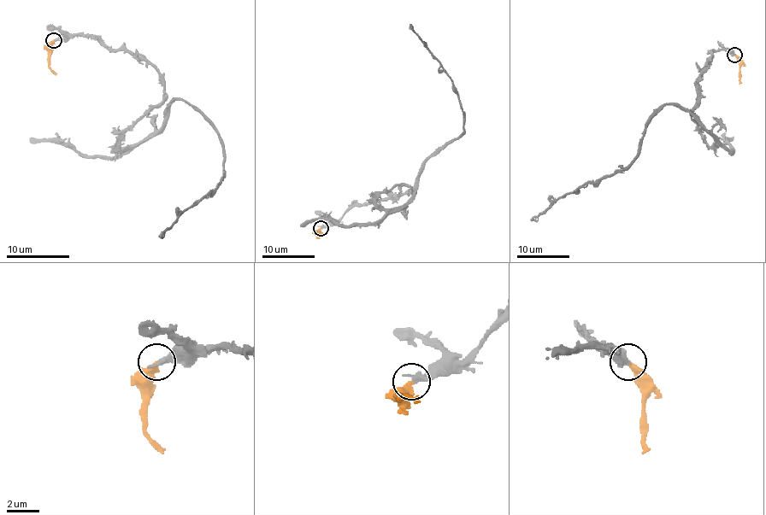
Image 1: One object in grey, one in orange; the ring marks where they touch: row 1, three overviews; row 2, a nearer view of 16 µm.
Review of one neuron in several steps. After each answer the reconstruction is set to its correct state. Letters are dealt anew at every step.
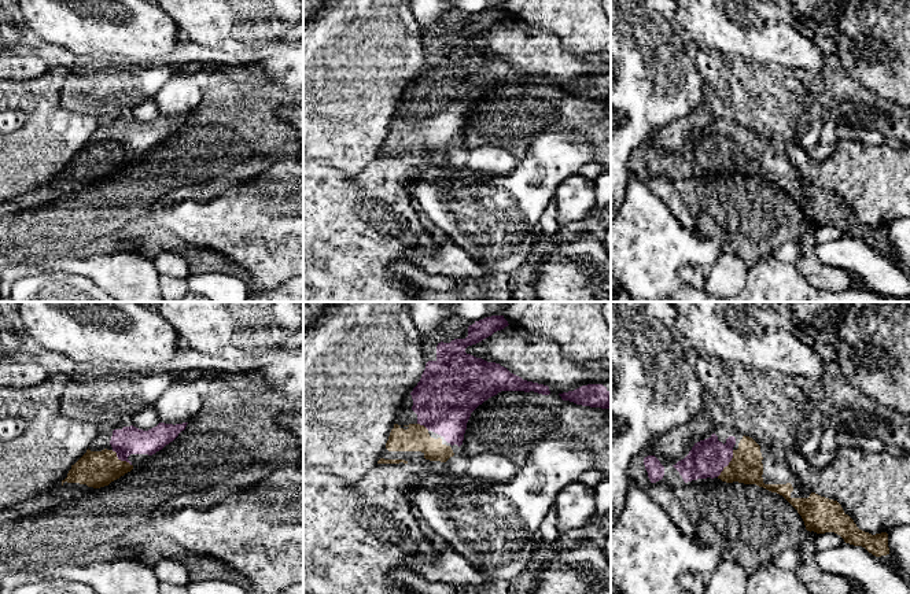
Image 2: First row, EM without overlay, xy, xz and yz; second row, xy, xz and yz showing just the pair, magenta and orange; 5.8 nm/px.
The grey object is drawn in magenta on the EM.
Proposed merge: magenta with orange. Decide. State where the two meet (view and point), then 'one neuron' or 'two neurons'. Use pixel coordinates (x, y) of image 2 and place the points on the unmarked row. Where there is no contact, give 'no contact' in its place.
meets magenta in yz at (728, 157); one neuron

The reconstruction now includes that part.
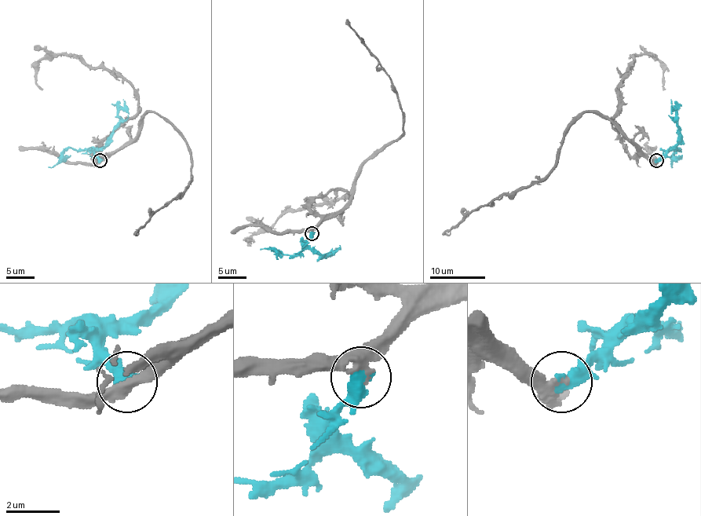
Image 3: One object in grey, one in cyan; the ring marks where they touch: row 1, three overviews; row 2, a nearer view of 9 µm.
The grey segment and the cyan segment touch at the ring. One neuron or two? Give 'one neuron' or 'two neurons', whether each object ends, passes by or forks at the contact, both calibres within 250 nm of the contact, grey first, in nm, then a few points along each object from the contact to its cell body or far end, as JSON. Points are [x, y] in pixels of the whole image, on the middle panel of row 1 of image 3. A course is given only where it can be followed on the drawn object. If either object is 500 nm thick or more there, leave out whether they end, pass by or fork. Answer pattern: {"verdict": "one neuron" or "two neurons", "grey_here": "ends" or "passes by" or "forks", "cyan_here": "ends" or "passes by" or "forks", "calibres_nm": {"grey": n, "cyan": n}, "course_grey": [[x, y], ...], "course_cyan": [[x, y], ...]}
{"verdict": "one neuron", "calibres_nm": {"grey": 320, "cyan": 600}, "course_grey": [[312, 234], [348, 203], [360, 167], [403, 133], [396, 90], [389, 75], [346, 20]], "course_cyan": [[312, 233], [308, 244], [321, 255], [331, 255], [335, 248]]}

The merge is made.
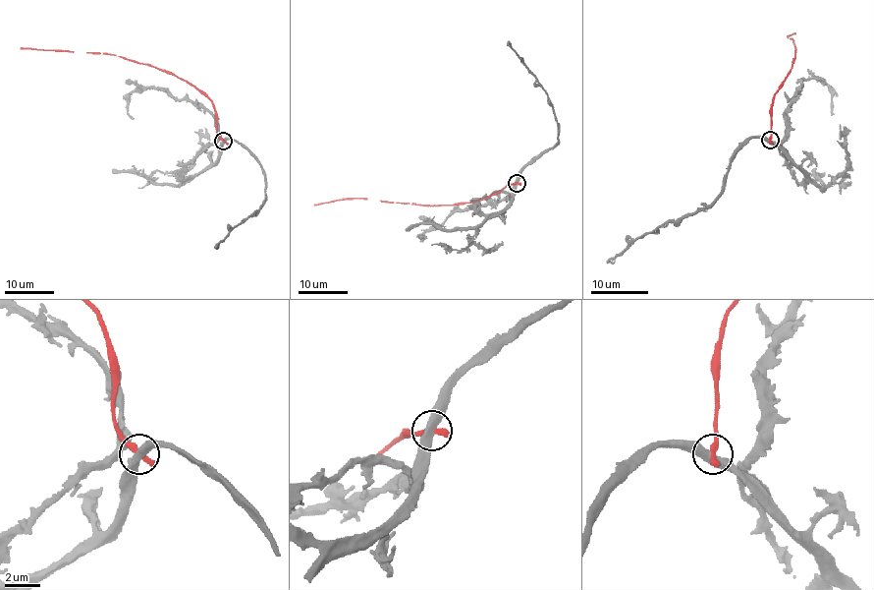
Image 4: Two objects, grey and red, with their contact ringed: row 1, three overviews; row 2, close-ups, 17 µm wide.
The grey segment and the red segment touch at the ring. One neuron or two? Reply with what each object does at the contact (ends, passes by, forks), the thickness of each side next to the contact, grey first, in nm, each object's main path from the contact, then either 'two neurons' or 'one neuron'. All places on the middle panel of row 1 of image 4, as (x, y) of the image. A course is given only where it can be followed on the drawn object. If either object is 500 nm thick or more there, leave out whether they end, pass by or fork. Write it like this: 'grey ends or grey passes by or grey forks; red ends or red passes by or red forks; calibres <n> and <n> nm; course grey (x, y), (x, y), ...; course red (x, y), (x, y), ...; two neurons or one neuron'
grey passes by; red ends; calibres 460 and 440 nm; course grey (517, 183), (503, 209), (477, 209), (495, 192), (511, 197), (454, 211), (421, 234), (426, 238); course red (517, 183), (485, 198), (465, 203), (421, 206), (343, 198), (314, 206); two neurons

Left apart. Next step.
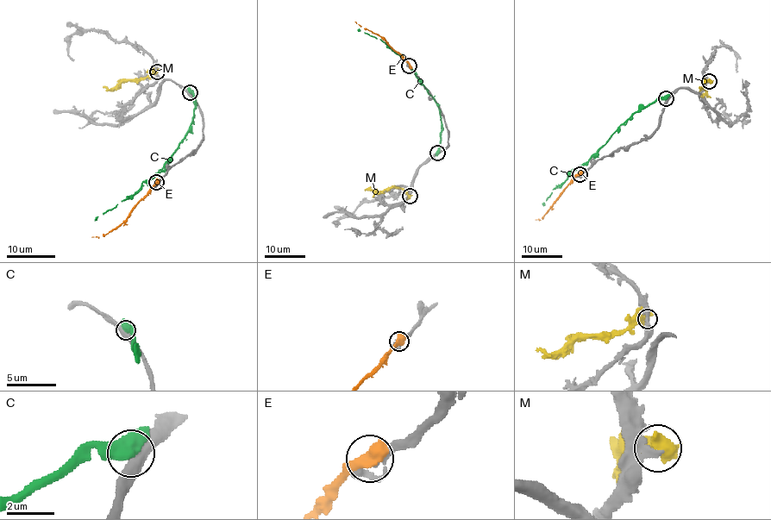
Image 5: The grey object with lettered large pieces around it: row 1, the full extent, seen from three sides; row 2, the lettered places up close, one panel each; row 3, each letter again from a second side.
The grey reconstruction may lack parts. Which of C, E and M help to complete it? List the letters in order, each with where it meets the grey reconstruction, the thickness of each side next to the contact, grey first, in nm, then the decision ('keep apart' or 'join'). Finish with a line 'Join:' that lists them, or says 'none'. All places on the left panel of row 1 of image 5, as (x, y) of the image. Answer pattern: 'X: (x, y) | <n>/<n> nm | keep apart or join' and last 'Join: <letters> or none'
C: (190, 92) | 440/600 nm | keep apart
E: (156, 182) | 240/650 nm | keep apart
M: (157, 72) | 280/700 nm | keep apart
Join: none

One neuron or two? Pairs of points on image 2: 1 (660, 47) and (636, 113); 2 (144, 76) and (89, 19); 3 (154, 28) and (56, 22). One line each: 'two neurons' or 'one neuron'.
1: one neuron
2: two neurons
3: one neuron

